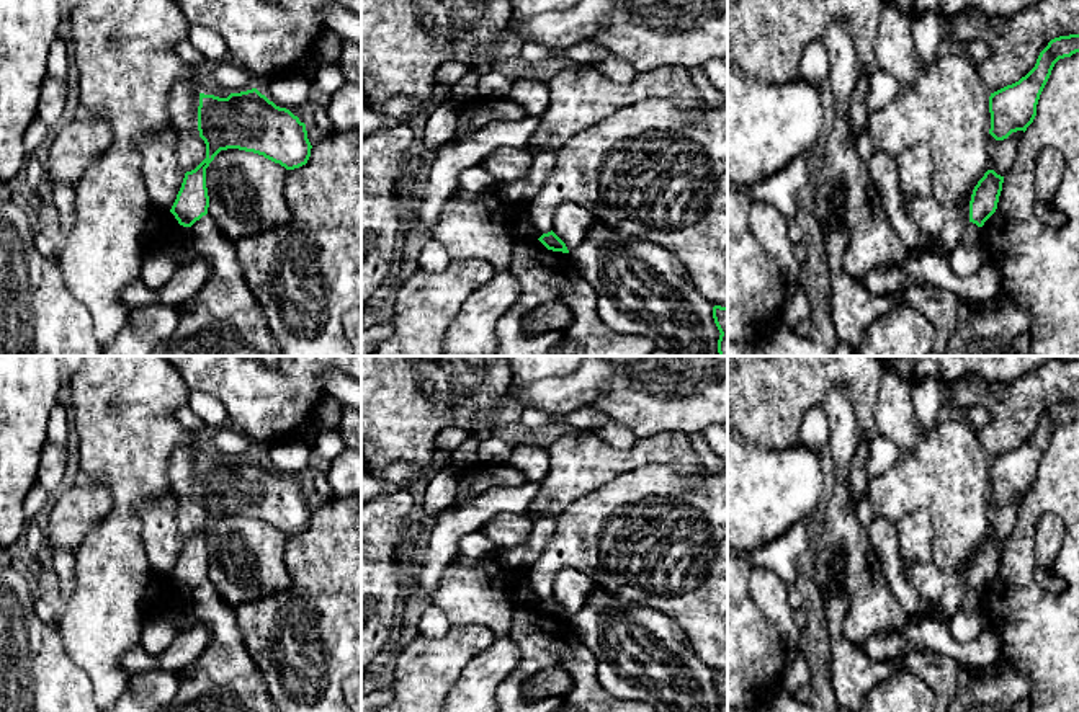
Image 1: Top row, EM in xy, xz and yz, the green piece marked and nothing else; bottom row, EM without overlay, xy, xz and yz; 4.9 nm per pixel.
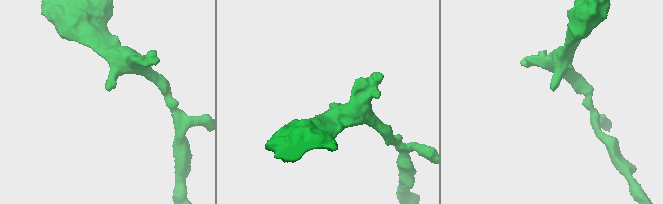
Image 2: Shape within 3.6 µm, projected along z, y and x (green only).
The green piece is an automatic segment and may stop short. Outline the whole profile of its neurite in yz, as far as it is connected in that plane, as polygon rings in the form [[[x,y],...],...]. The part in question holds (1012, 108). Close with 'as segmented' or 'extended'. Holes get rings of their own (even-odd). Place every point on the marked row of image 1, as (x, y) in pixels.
[[[1079,34],[1059,36],[1040,52],[1035,67],[1019,82],[1007,85],[989,96],[991,129],[996,140],[1012,132],[1027,131],[1036,116],[1040,95],[1059,59],[1079,52]]] | as segmented

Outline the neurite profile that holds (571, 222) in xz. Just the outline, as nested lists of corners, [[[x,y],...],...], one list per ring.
[[[562,204],[557,207],[553,219],[553,232],[572,251],[585,238],[589,229],[595,224],[593,214],[574,204]]]

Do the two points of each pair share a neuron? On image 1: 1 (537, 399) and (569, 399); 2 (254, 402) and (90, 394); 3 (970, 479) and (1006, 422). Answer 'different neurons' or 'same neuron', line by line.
1: same neuron
2: different neurons
3: different neurons

